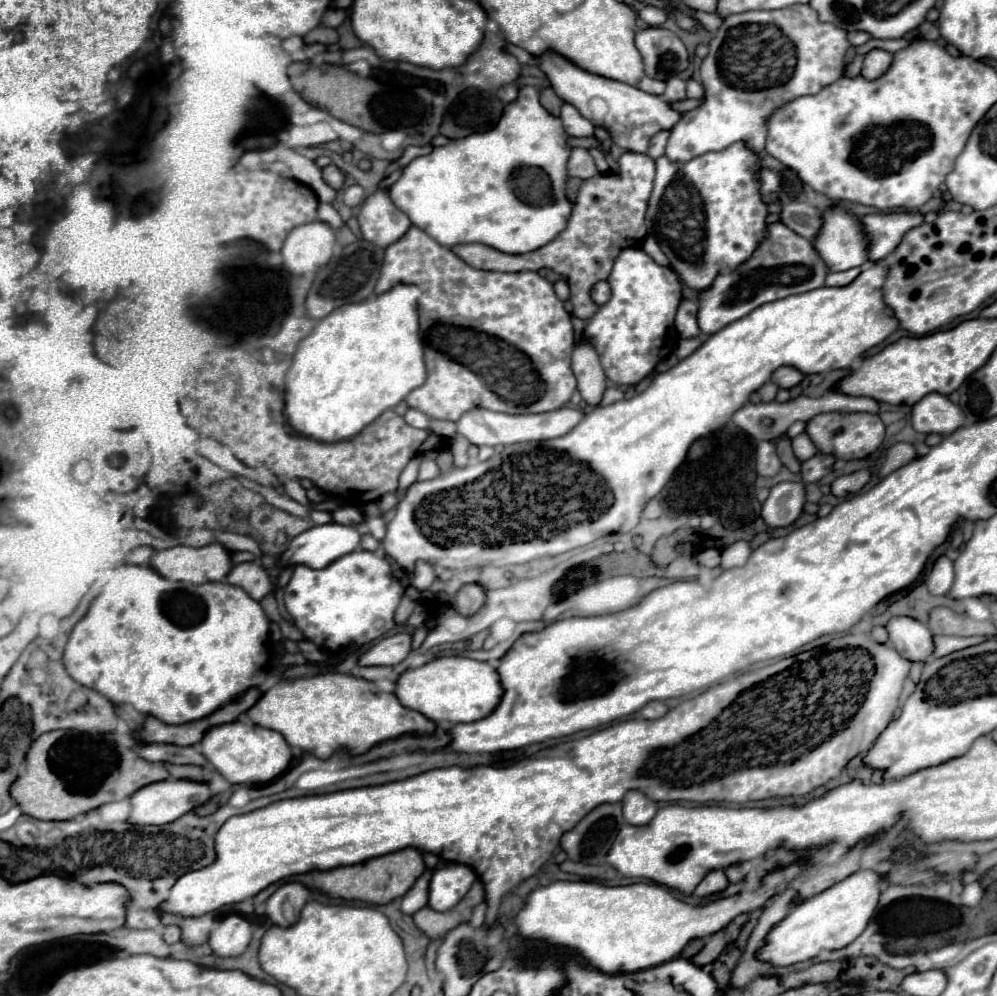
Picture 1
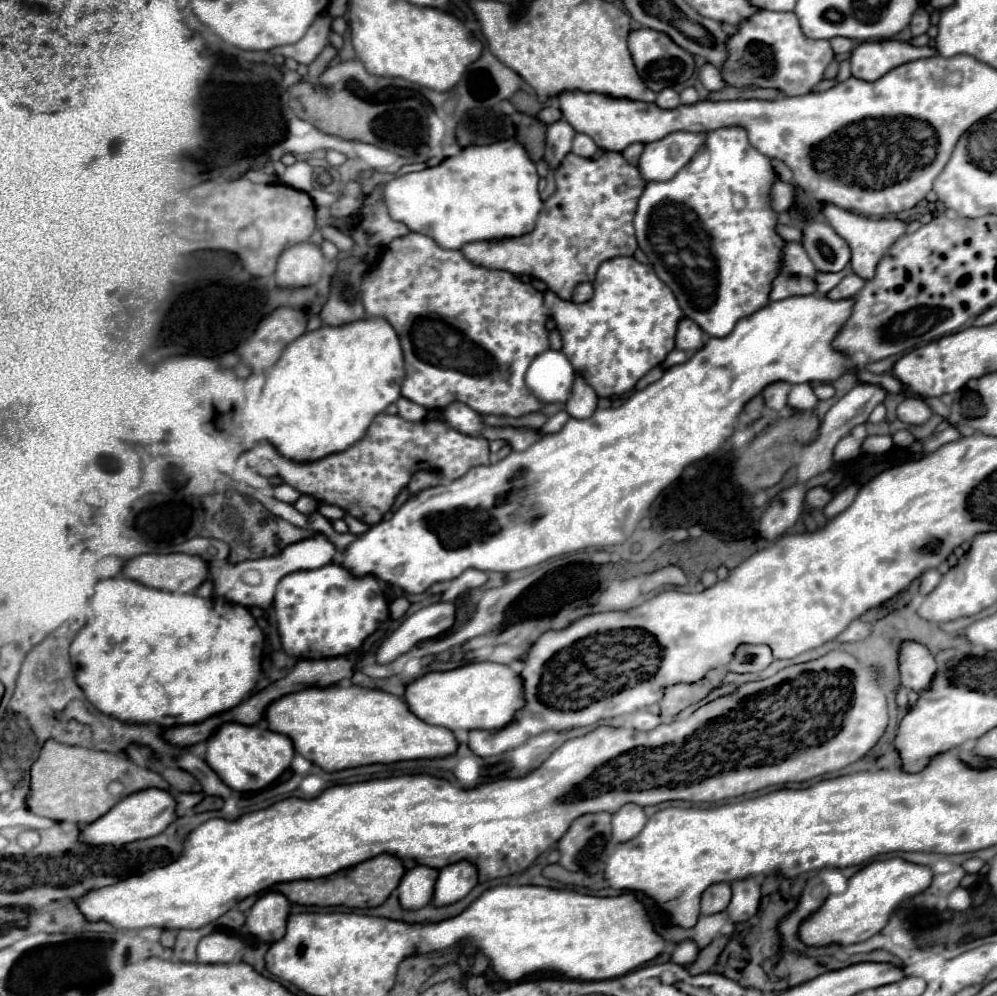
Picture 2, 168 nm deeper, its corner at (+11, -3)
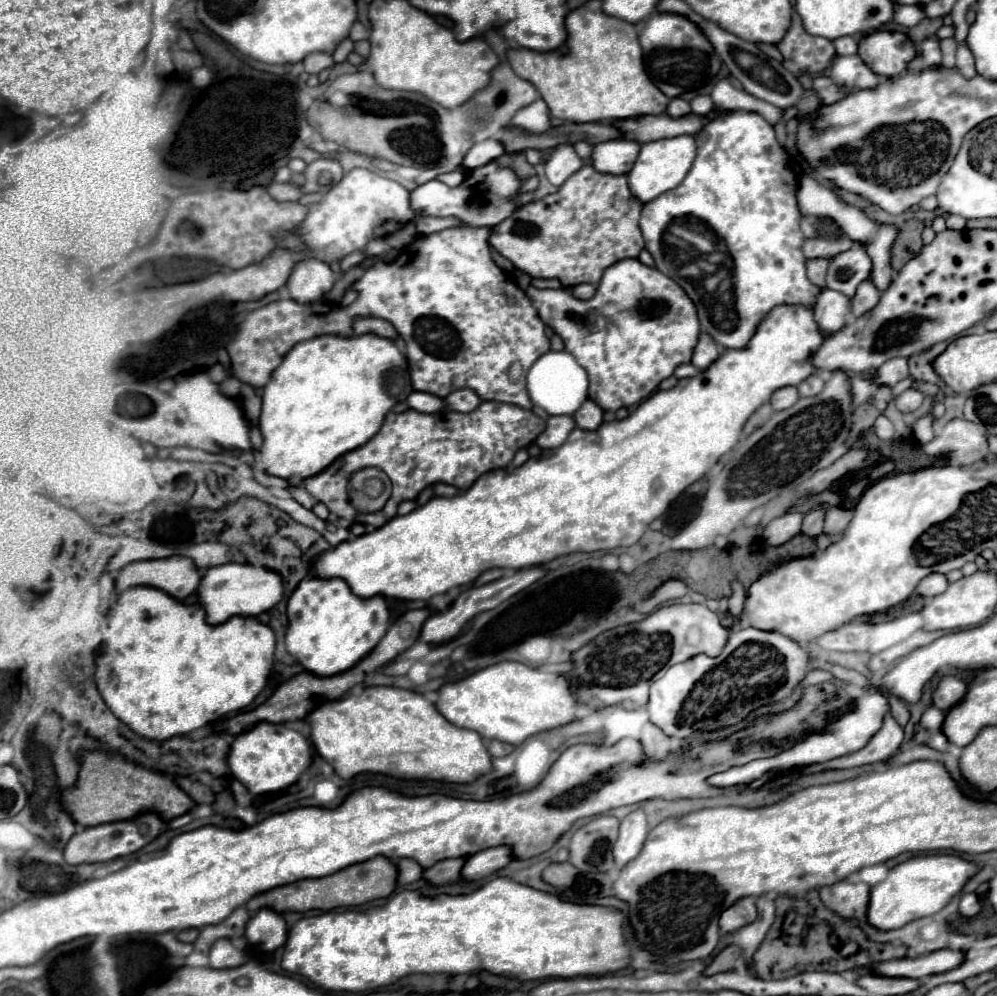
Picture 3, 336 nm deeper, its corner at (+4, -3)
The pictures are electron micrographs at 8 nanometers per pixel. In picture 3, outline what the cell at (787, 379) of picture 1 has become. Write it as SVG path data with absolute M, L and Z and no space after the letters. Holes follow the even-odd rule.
M781 387L771 395L771 405L775 411L783 411L783 409L789 409L791 405L795 405L797 399L799 399L797 387Z

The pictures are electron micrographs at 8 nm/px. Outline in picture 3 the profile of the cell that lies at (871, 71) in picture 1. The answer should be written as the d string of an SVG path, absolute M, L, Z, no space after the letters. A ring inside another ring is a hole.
M875 31L861 39L859 57L873 73L895 77L907 71L909 63L917 57L917 47L905 33Z

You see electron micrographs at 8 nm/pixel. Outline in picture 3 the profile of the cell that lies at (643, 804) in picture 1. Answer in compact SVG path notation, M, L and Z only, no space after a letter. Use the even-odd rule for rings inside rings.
M643 809L629 813L621 821L619 839L613 845L613 857L615 857L617 865L623 867L627 861L631 861L639 855L647 833L649 833L649 825L647 825L647 815Z

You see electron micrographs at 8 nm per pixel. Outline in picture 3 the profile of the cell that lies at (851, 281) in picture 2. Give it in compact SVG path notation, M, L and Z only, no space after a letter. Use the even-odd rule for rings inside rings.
M863 281L863 285L859 285L859 289L855 291L855 297L851 299L851 313L855 317L861 317L863 313L877 305L879 295L881 295L879 289L871 281Z

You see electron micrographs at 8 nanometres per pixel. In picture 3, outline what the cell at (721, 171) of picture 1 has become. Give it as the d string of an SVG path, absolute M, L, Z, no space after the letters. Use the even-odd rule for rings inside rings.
M735 111L731 115L719 113L705 129L695 135L697 157L687 177L671 191L655 197L643 205L641 211L641 231L647 251L655 259L655 267L681 285L697 307L699 323L705 333L709 333L723 349L741 349L751 339L759 321L777 305L811 305L815 295L821 291L815 287L805 273L805 257L801 251L803 233L799 229L801 213L797 209L797 175L791 169L789 157L779 145L773 125L767 123L759 113ZM683 217L693 217L707 223L719 239L725 241L727 251L733 259L733 273L725 277L713 293L707 293L701 277L683 275L675 267L663 247L663 233L673 223L683 223Z

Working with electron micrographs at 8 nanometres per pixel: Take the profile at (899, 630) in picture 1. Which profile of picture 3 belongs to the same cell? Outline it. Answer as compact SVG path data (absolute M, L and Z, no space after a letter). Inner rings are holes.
M943 675L939 677L935 689L933 689L933 703L941 711L947 711L953 703L957 703L967 693L967 685L955 677L955 675Z

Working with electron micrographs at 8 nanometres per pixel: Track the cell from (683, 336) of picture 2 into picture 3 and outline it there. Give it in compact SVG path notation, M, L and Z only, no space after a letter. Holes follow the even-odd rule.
M701 333L701 335L699 335L699 343L697 343L695 349L693 349L693 359L691 359L691 363L693 363L699 371L703 371L703 369L707 369L717 357L719 357L719 347L717 347L717 343L713 341L713 337L711 337L709 333Z

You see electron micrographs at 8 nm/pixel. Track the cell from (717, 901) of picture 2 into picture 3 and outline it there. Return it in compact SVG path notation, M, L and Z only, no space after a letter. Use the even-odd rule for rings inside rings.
M741 897L735 905L731 905L719 915L719 931L721 933L737 931L739 927L751 923L755 917L757 917L757 909L753 897Z

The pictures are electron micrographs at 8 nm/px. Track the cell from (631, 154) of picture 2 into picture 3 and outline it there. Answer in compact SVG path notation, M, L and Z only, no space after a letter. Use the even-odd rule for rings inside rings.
M629 139L605 141L593 147L591 163L601 173L613 173L613 175L629 173L637 161L639 149L641 149L639 143Z

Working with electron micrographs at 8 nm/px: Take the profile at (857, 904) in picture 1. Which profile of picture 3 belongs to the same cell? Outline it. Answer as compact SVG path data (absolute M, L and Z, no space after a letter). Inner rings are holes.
M921 855L921 857L911 857L899 865L895 865L887 877L871 887L871 901L867 905L867 923L873 925L879 931L891 931L891 929L899 929L903 925L907 925L909 921L915 921L919 917L927 917L933 915L937 911L941 911L967 883L969 877L973 877L979 871L979 865L963 861L955 855Z

